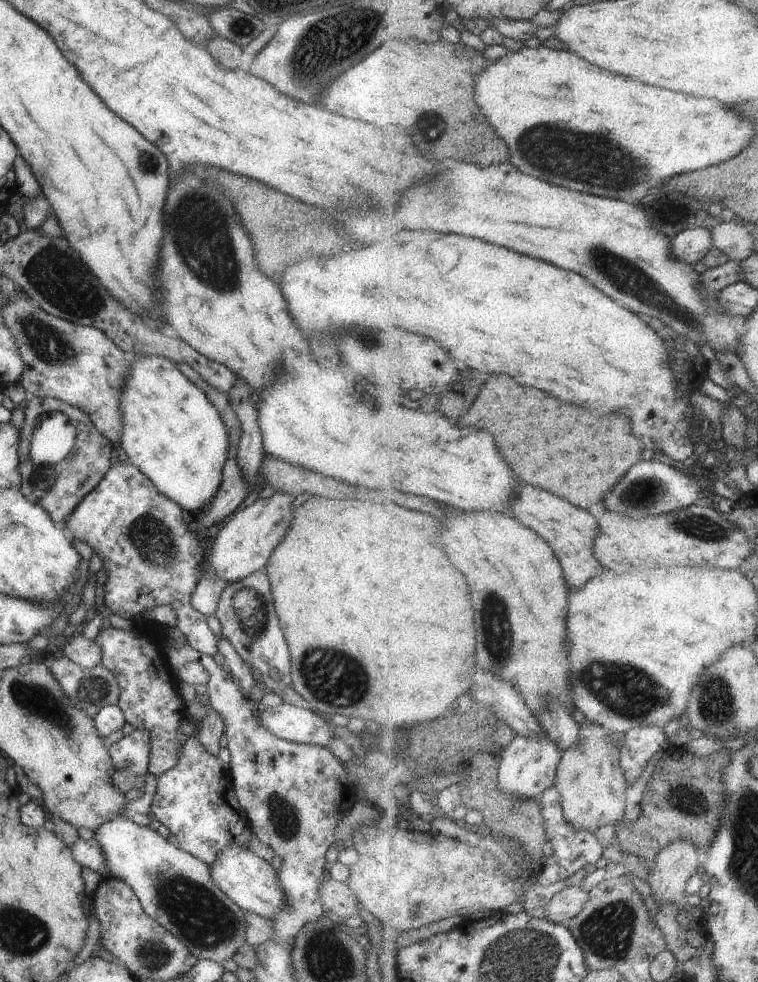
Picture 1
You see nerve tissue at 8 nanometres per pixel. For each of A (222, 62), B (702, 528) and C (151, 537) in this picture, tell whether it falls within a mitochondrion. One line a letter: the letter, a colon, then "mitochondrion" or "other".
A: other
B: mitochondrion
C: mitochondrion

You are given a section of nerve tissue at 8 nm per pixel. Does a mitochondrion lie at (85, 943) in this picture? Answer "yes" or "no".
no

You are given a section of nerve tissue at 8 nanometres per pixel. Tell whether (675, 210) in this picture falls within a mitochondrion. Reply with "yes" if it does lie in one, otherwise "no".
no

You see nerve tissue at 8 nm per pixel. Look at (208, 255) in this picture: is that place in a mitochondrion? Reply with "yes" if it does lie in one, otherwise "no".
yes

